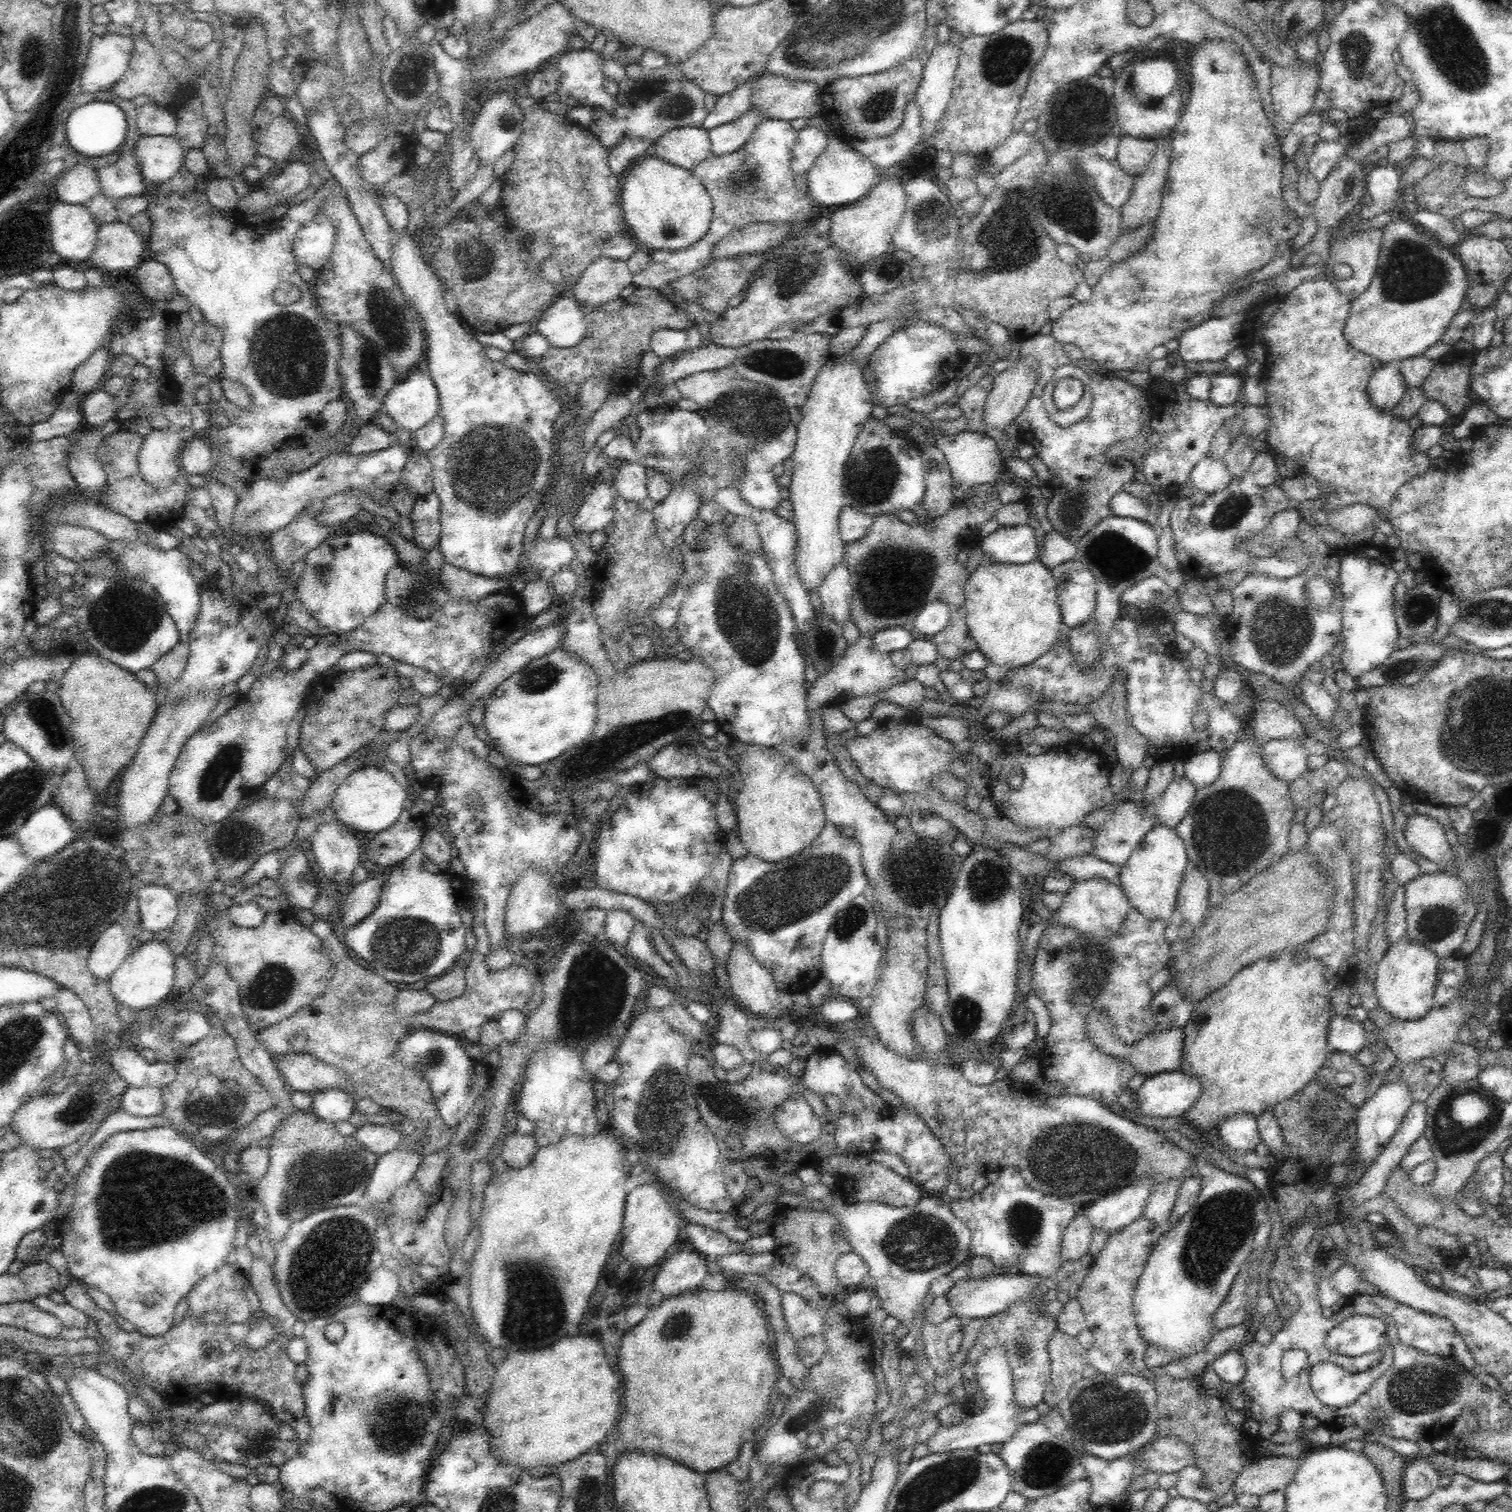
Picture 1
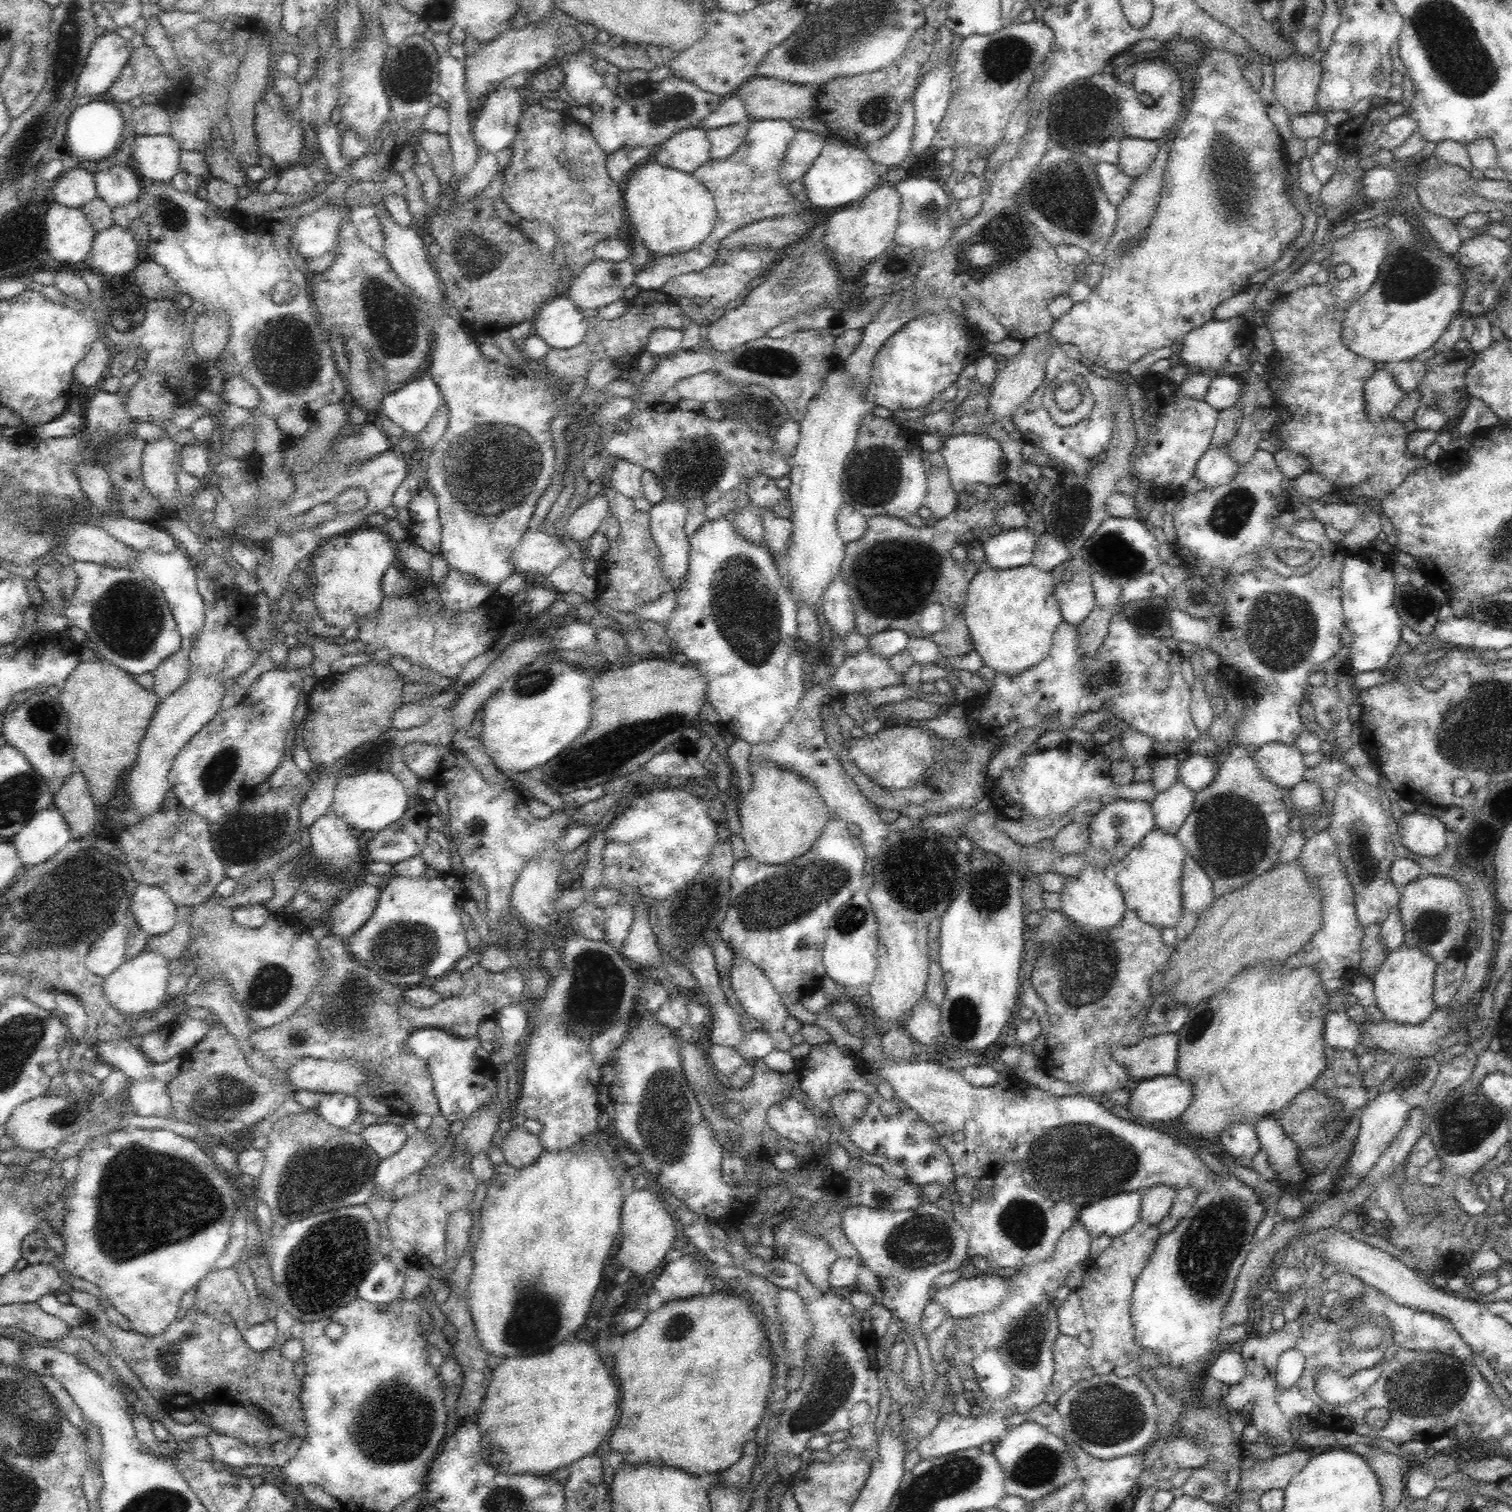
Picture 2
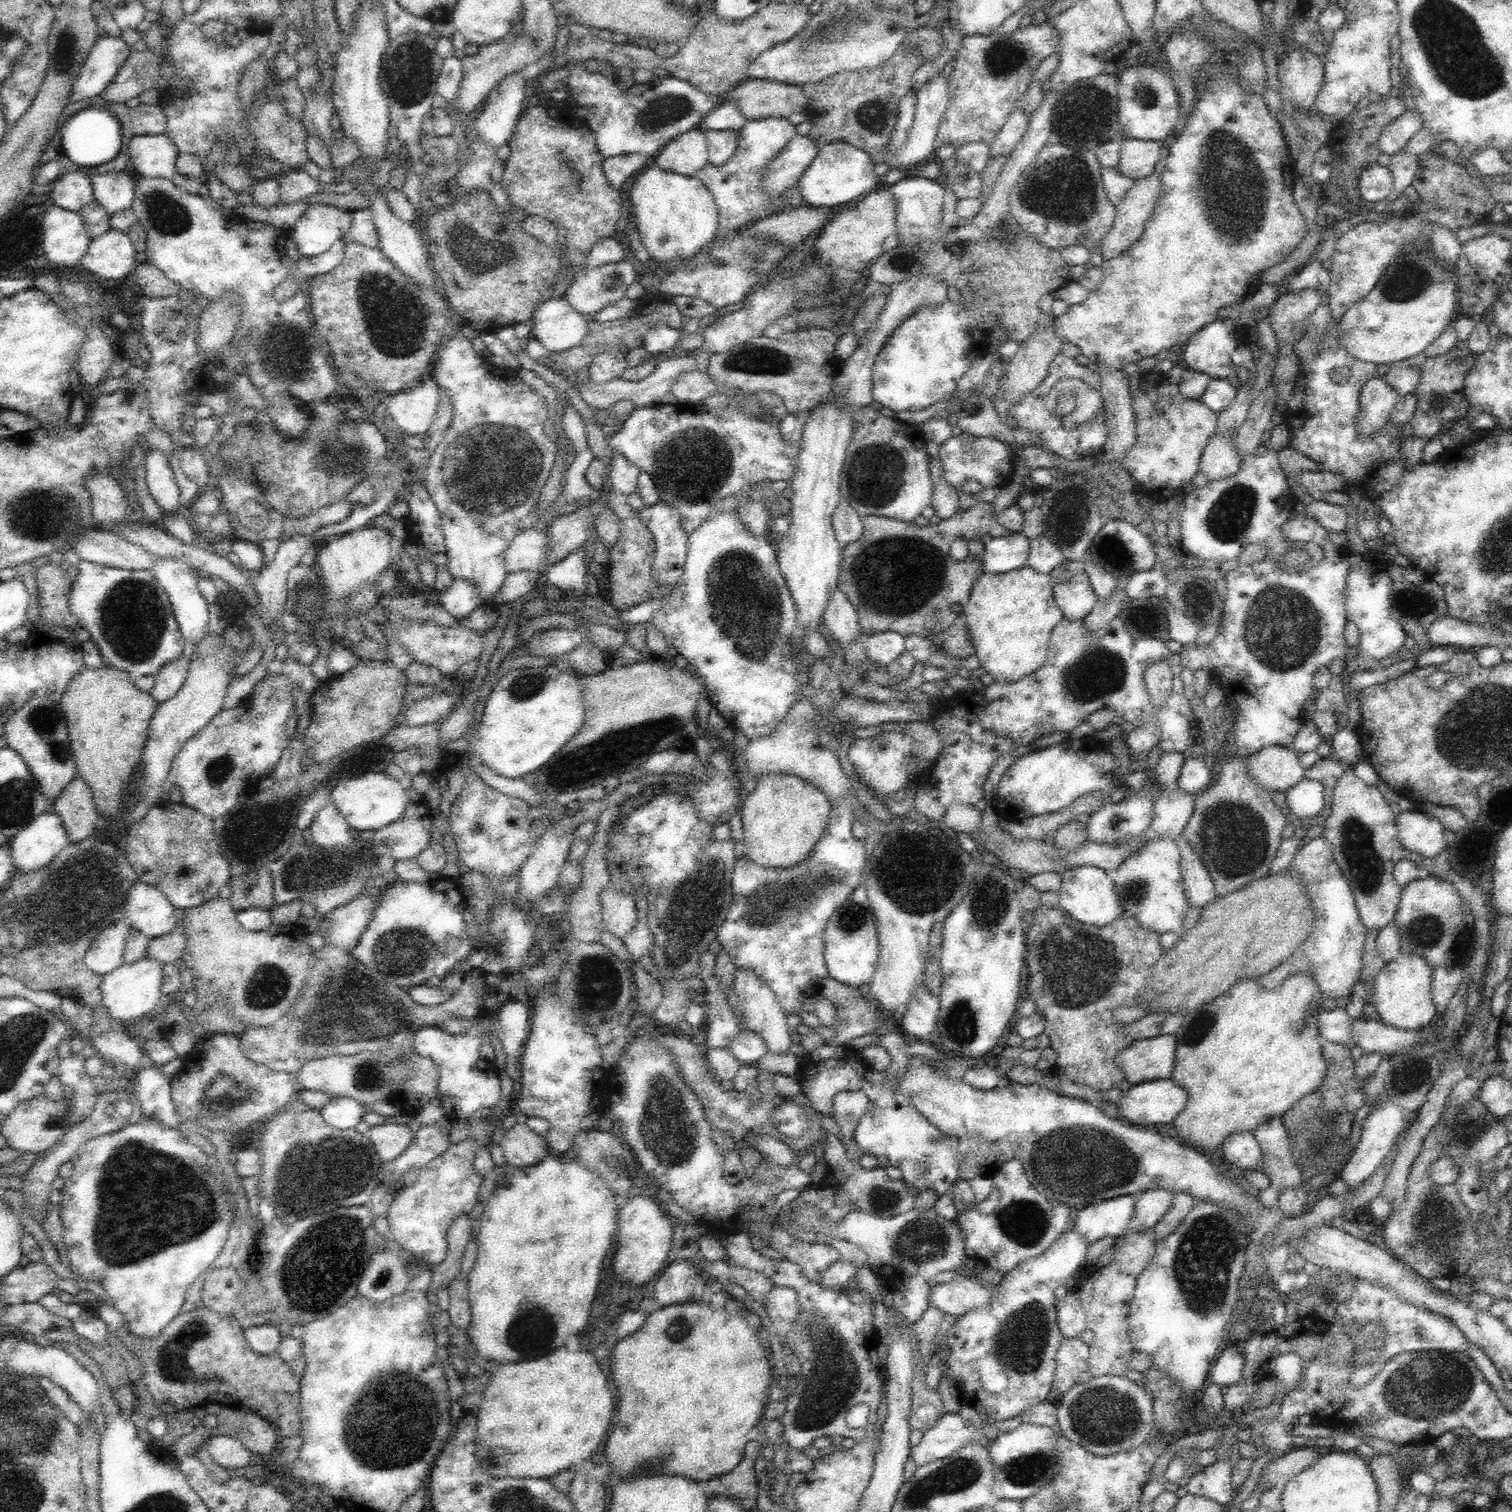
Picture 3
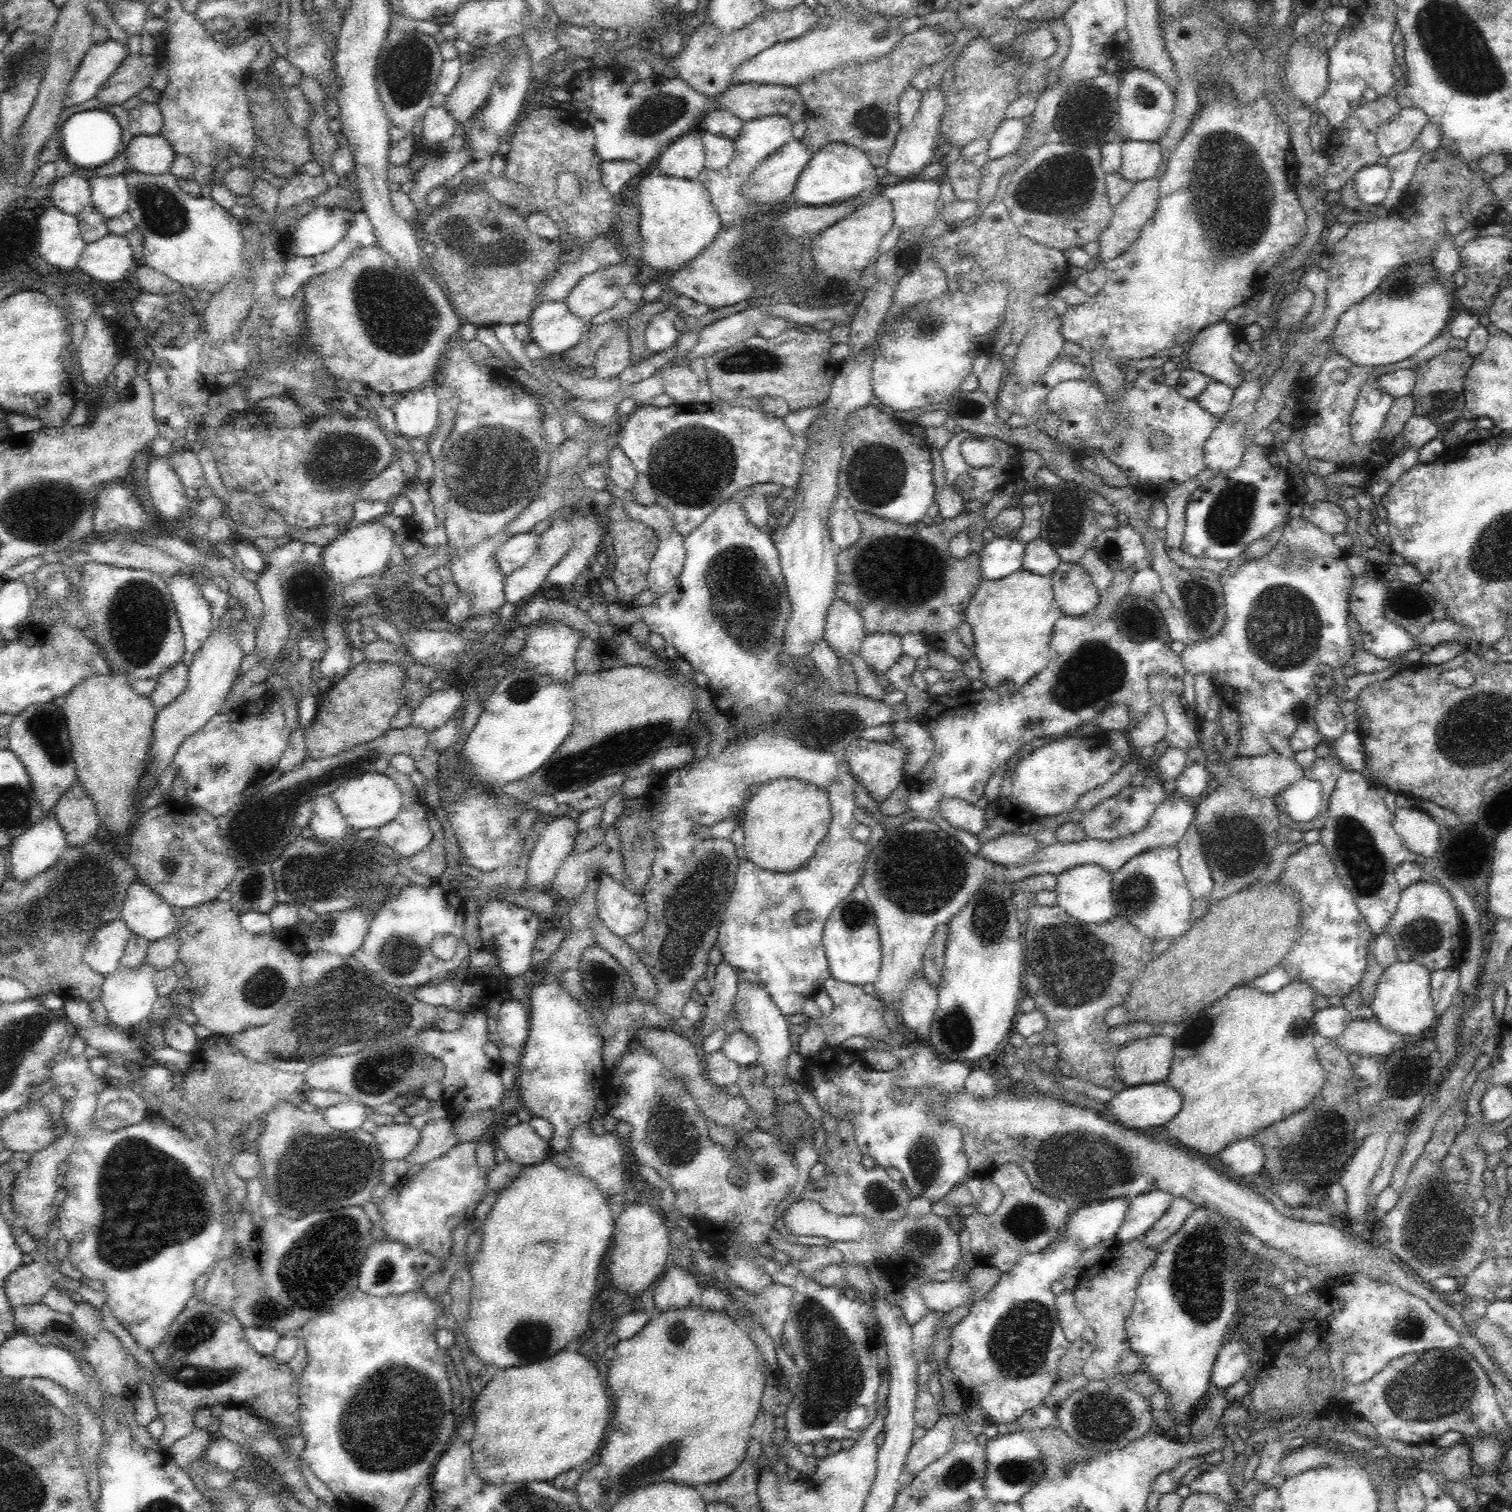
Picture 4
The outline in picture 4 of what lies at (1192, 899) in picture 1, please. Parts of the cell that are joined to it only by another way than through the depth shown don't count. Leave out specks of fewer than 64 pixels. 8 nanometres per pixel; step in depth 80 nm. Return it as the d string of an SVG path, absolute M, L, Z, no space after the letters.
M1195 818L1177 845L1179 865L1194 899L1212 897L1213 880Z

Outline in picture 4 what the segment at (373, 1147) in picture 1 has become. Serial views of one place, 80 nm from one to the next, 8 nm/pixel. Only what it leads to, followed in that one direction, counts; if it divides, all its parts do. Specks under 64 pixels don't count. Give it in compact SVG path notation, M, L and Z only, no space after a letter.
M403 1118L379 1123L379 1129L373 1134L383 1160L406 1159L415 1151L423 1131L410 1125Z

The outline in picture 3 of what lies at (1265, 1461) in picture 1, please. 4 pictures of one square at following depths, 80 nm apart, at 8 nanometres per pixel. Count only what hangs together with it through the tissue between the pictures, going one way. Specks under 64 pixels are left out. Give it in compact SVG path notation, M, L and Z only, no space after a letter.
M1290 1448L1283 1456L1274 1458L1267 1466L1266 1474L1261 1475L1264 1485L1269 1487L1282 1487L1294 1476L1310 1468L1323 1454L1314 1448Z

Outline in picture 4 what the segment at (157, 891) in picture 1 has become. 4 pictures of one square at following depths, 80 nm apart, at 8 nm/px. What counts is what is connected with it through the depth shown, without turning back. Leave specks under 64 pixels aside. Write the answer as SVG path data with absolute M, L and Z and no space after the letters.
M137 880L128 888L120 918L131 934L150 942L171 935L177 926L177 917L172 907L152 888Z

